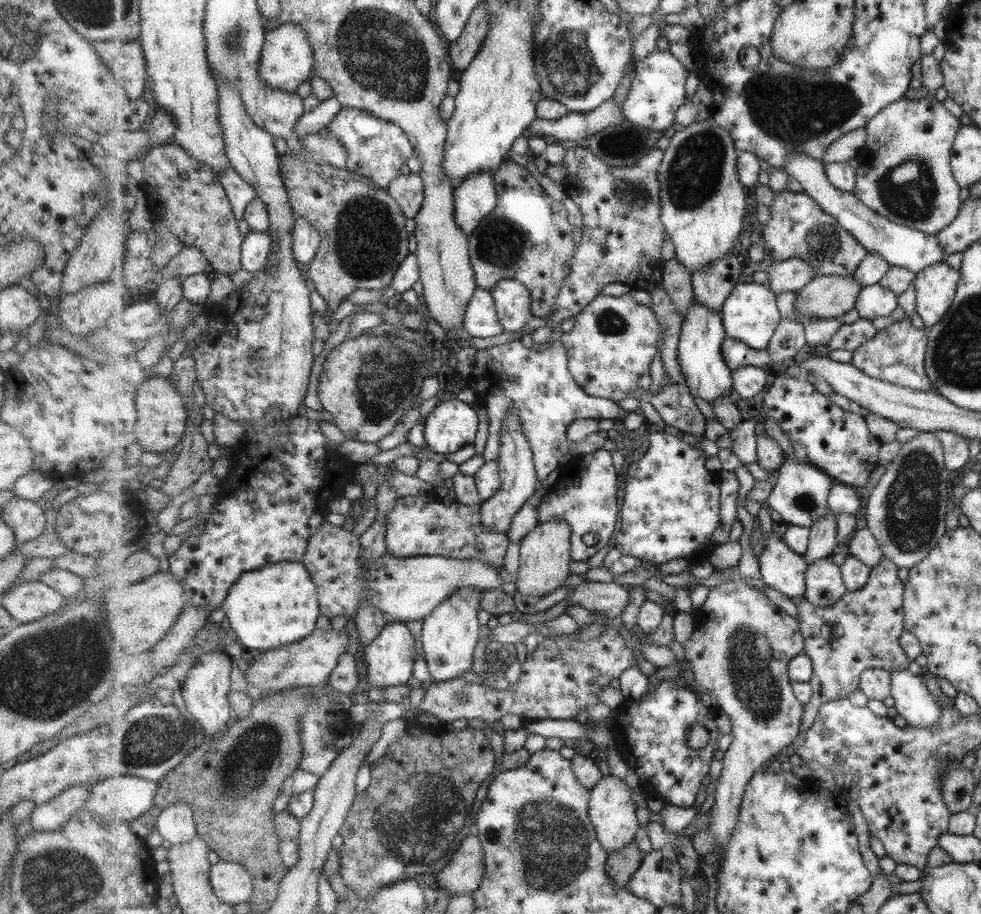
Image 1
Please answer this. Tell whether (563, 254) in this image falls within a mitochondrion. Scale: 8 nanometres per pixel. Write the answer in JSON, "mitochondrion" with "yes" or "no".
{"mitochondrion":"no"}

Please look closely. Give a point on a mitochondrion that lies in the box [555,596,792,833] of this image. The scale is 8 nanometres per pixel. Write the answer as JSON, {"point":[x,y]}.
{"point":[749,665]}

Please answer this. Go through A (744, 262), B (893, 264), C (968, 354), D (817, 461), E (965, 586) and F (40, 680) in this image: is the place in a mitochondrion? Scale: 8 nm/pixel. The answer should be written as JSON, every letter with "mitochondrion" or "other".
{"A":"other","B":"other","C":"mitochondrion","D":"other","E":"mitochondrion","F":"mitochondrion"}

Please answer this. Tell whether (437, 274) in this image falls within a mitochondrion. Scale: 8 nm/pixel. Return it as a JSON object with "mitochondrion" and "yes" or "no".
{"mitochondrion":"no"}

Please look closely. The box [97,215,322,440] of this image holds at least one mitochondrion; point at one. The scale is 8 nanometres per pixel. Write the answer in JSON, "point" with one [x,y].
{"point":[254,357]}

